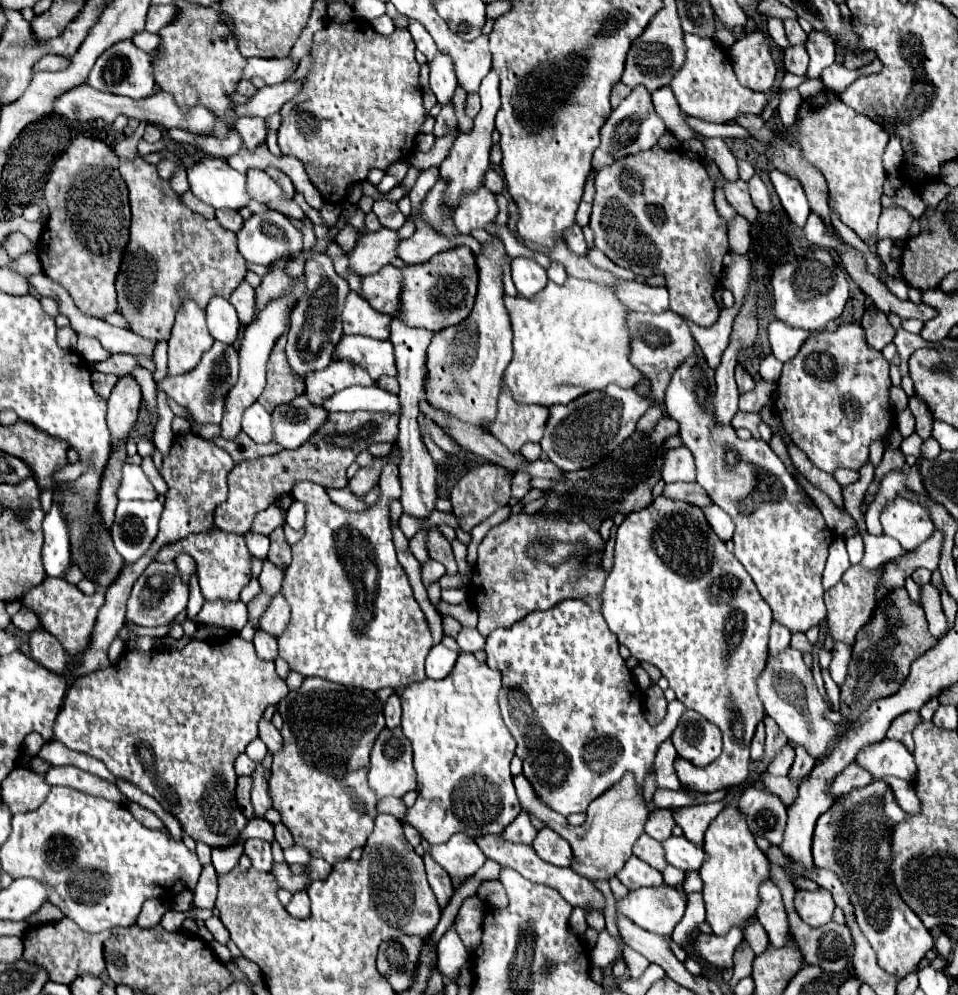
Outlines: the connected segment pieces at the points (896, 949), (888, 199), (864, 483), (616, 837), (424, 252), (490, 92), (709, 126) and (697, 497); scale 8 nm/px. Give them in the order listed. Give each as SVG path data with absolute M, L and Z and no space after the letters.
M873 780L867 786L861 788L853 788L851 792L839 796L839 800L835 802L835 806L831 806L819 820L815 826L815 834L813 834L813 862L817 868L825 868L825 870L833 870L843 886L849 892L853 910L855 910L855 920L863 932L863 936L871 942L873 950L877 952L877 962L883 970L895 974L897 978L907 976L909 972L913 972L919 964L919 960L925 956L927 950L933 948L933 938L929 934L929 930L923 926L923 922L917 918L915 912L911 912L911 908L901 900L899 890L893 882L893 872L889 870L889 866L893 864L893 850L891 850L891 836L893 836L893 828L899 822L907 822L909 814L897 804L893 790L887 782L883 780Z
M901 186L895 196L887 196L885 194L881 196L880 200L883 208L899 206L899 208L907 210L913 218L919 218L923 214L923 210L925 210L925 204L923 204L921 196L913 188L909 188L909 186Z
M867 462L867 466L863 466L863 470L859 470L861 478L858 481L842 487L844 507L853 516L861 532L867 530L860 507L869 485L873 482L873 472L875 472L875 468L871 466L871 462Z
M523 774L515 776L513 782L517 788L521 808L525 812L533 814L535 818L539 818L545 826L559 832L571 844L571 848L573 848L571 868L577 874L587 876L591 882L609 882L609 878L613 878L623 868L623 864L631 856L631 848L635 844L635 838L639 838L639 834L643 832L643 824L649 816L645 800L639 792L639 786L635 786L633 778L623 778L623 782L619 782L619 786L613 786L611 790L607 790L607 794L603 794L601 798L591 802L591 806L587 808L585 824L581 824L577 828L567 826L567 820L561 814L557 814L555 810L551 810L537 796L537 792L533 790L533 786L529 784L529 780Z
M417 218L415 222L417 230L411 238L407 240L401 240L399 246L397 246L397 256L405 262L405 264L419 264L419 262L427 262L433 254L445 250L445 248L451 248L451 246L469 246L475 254L481 250L481 244L471 238L471 236L455 236L455 238L445 238L441 234L437 234L429 224L425 224L421 218Z
M491 70L479 88L481 94L481 110L475 118L475 126L471 134L461 134L459 142L455 142L455 146L451 148L451 154L443 160L443 164L439 166L441 176L447 178L449 186L447 186L447 200L445 204L451 208L459 206L459 198L463 194L463 190L475 190L483 184L483 174L485 170L491 166L489 162L489 148L491 148L491 132L495 130L495 114L499 110L499 74L495 70Z
M689 117L687 122L697 133L707 138L740 138L745 137L745 135L749 135L746 129L737 124L716 124L705 122L694 117Z
M693 482L693 484L667 484L663 494L667 494L669 498L687 500L699 508L713 504L713 500L707 496L707 492L703 492L703 488L697 482Z

